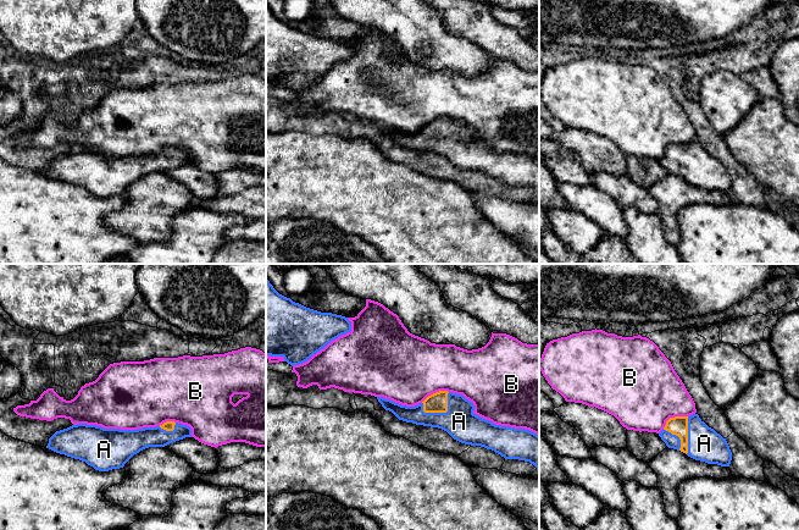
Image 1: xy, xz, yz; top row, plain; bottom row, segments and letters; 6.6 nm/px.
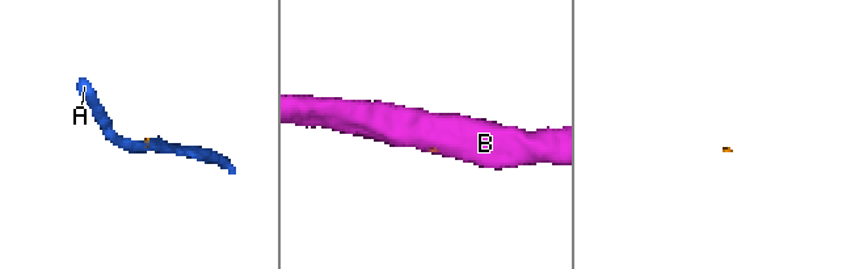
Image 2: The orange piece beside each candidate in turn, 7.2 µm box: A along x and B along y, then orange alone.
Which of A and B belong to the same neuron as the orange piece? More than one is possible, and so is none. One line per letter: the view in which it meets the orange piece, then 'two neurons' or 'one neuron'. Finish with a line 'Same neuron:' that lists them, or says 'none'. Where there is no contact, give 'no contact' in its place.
A: xz | one neuron
B: yz | two neurons
Same neuron: A

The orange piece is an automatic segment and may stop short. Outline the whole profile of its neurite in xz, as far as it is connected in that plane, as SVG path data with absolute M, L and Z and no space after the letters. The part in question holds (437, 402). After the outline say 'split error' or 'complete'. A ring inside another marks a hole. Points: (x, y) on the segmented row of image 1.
M439 391L415 407L377 397L399 420L438 427L454 440L492 449L505 459L529 462L539 469L539 436L526 429L495 425L473 413L475 405L462 394Z | split error

